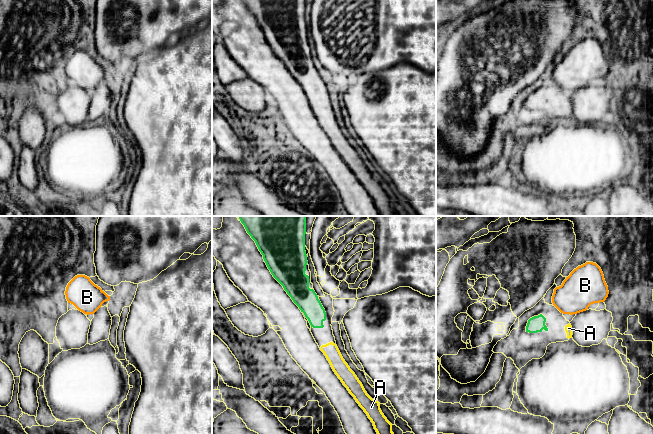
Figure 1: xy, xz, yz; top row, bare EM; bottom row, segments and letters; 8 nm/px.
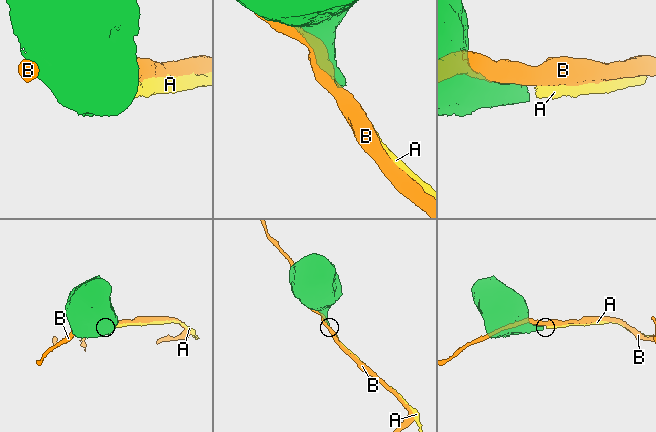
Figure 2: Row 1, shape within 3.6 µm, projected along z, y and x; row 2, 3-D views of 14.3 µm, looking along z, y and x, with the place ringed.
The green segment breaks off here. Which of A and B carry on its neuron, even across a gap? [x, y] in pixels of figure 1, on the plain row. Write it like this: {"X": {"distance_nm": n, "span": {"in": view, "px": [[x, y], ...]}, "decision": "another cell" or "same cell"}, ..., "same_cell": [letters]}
{"A": {"distance_nm": 140, "span": {"in": "xz", "px": [[322, 103], [330, 118]]}, "decision": "same cell"}, "B": {"distance_nm": 120, "span": {"in": "yz", "px": [[542, 91], [553, 80]]}, "decision": "another cell"}, "same_cell": ["A"]}

